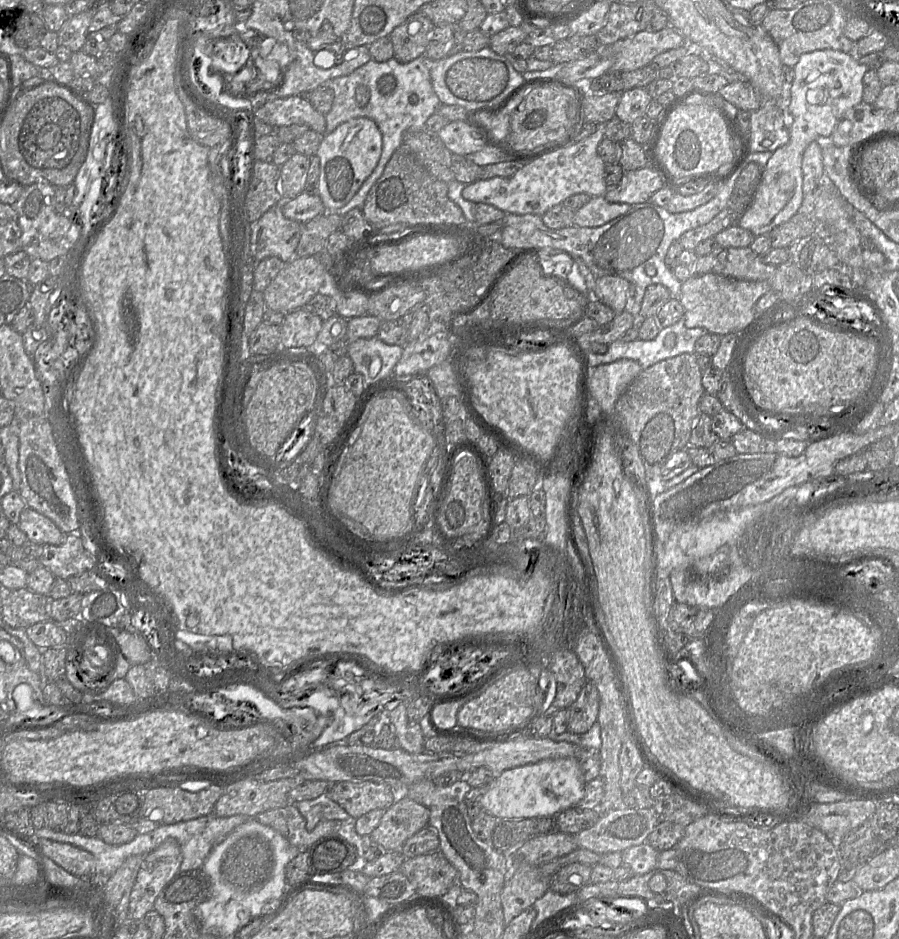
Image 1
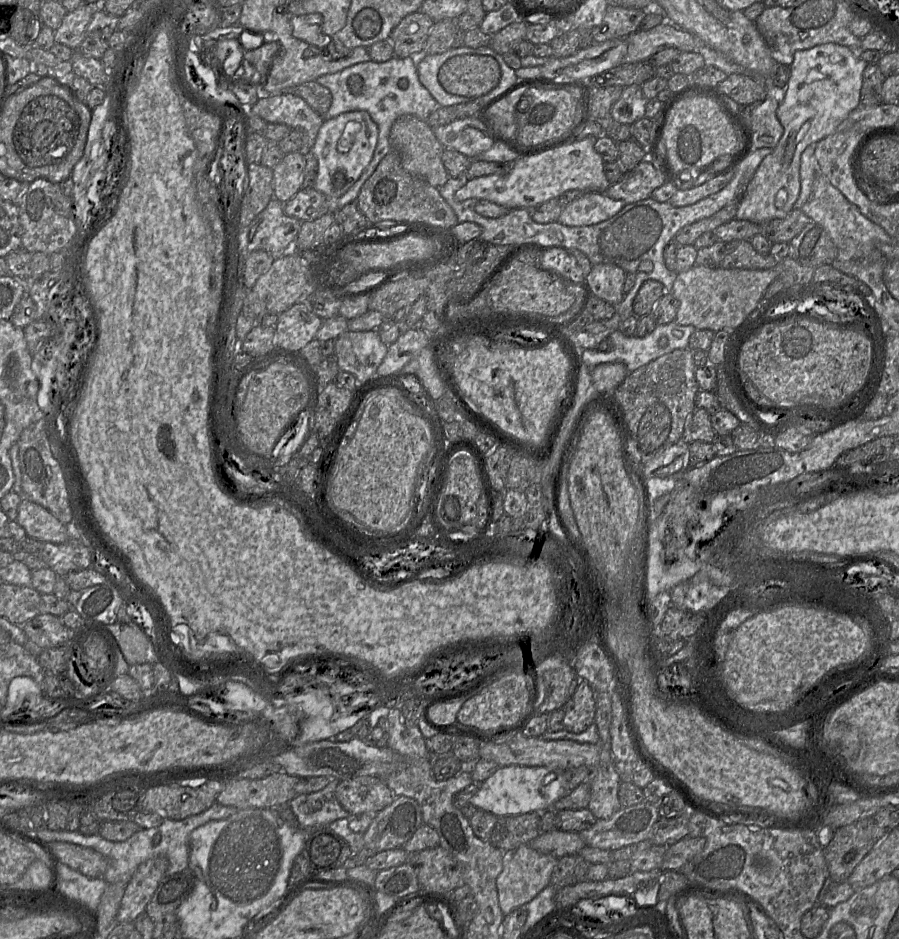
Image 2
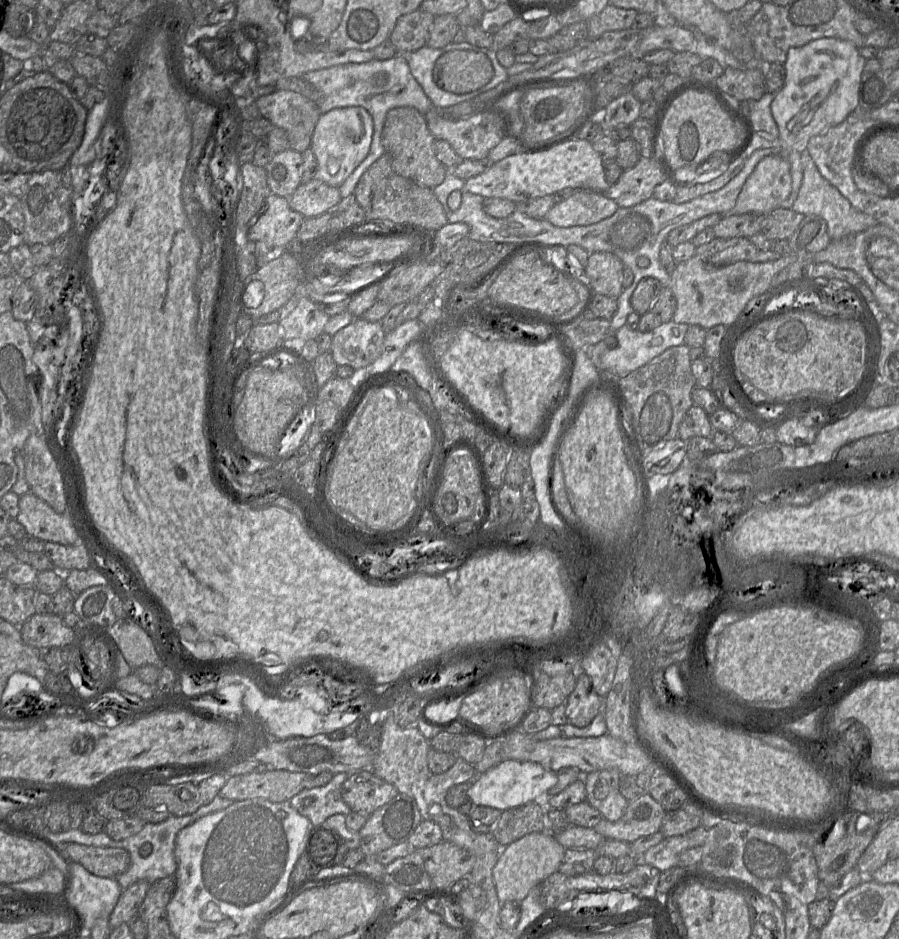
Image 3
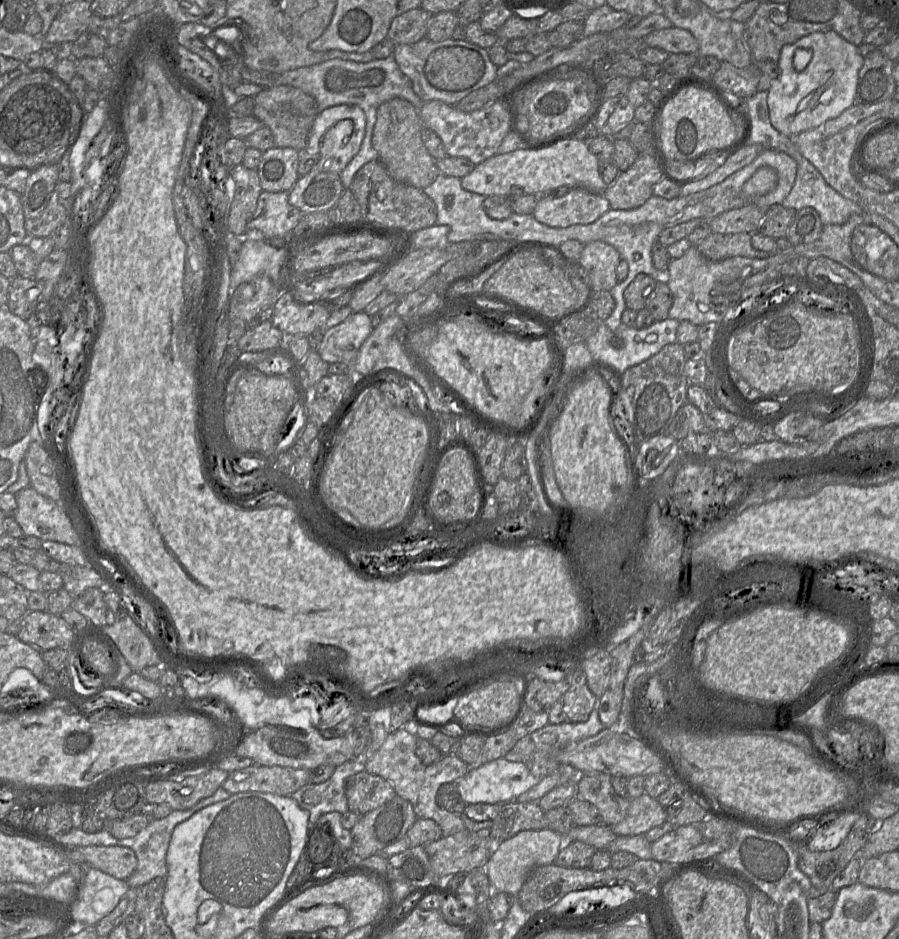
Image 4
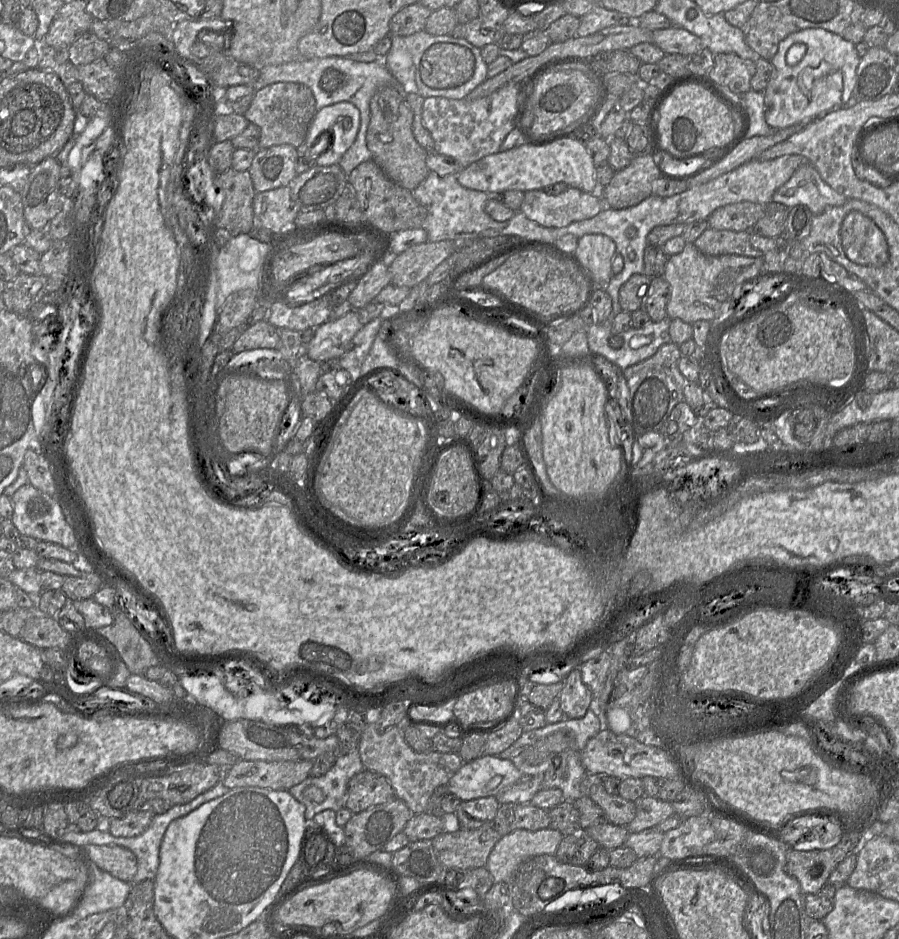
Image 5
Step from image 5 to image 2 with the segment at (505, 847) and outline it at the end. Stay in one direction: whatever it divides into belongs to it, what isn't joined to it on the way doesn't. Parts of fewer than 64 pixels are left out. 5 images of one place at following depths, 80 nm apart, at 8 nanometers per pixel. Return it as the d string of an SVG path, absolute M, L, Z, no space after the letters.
M522 844L513 852L506 854L503 869L496 880L499 905L504 915L530 902L550 884L552 873L559 859L533 849L530 844Z

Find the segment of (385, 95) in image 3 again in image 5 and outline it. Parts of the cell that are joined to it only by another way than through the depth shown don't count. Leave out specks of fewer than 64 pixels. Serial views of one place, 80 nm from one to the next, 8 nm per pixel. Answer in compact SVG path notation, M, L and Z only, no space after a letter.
M327 56L313 59L300 59L278 65L264 66L252 88L258 91L276 82L295 82L308 86L315 97L317 111L338 102L350 102L360 111L360 127L355 142L345 152L339 165L346 173L351 172L362 162L372 159L367 146L366 134L370 123L370 101L380 85L396 84L396 80L384 63L384 58L373 62L359 62L350 57Z

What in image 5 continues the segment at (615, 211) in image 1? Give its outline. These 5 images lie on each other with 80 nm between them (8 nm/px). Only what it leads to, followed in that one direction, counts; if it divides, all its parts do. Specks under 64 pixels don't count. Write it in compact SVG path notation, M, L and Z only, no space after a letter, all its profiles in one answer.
M567 187L558 195L548 195L543 190L526 191L519 211L541 226L562 228L592 218L603 208L599 193Z

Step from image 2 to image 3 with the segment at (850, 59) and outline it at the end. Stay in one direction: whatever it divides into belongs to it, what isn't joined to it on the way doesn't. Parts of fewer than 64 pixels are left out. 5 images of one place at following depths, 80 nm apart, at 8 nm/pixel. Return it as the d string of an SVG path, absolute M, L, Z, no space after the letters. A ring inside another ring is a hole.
M820 38L801 47L792 47L784 62L786 77L784 86L771 102L770 110L777 125L782 148L792 148L800 154L806 150L808 140L843 122L859 107L861 74L866 63L855 45L838 38ZM769 155L761 159L744 182L730 214L753 213L765 216L780 207L791 192L790 163L780 155Z

